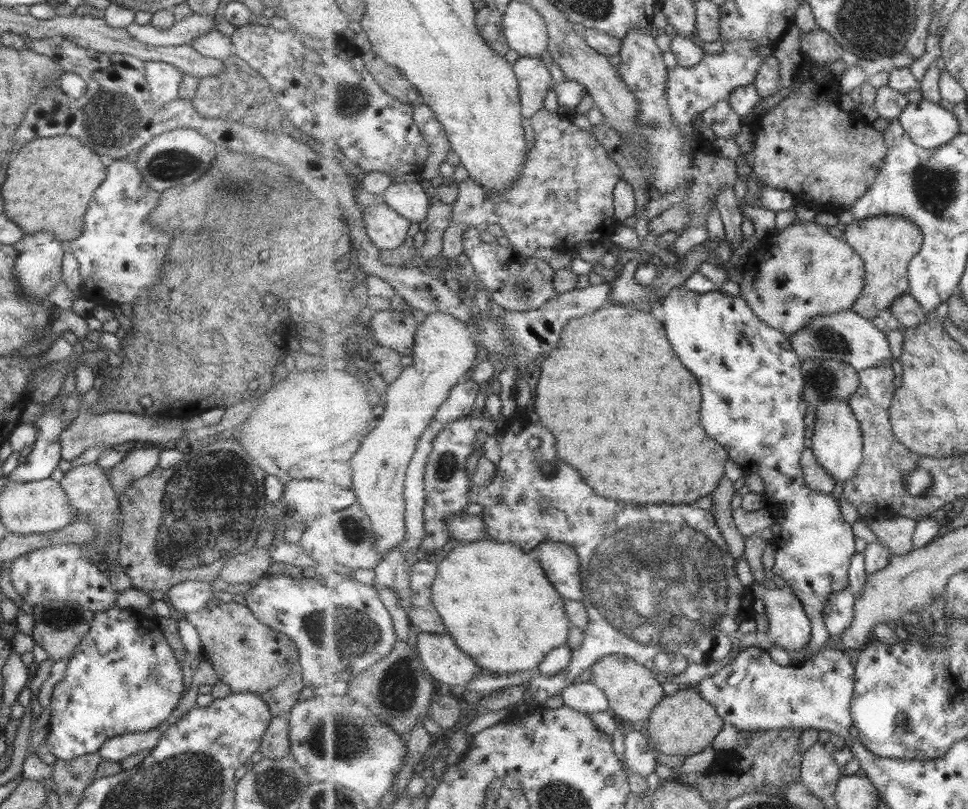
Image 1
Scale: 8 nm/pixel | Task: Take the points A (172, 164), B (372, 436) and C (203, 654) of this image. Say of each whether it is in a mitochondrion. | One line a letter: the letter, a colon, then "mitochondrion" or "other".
A: mitochondrion
B: other
C: other

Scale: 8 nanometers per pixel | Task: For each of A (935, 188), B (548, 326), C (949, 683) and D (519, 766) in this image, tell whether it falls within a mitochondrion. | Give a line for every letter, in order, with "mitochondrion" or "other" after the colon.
A: mitochondrion
B: other
C: other
D: other

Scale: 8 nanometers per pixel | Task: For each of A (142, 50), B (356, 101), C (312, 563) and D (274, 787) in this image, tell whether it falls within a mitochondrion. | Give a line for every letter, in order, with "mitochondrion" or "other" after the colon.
A: other
B: mitochondrion
C: other
D: mitochondrion

